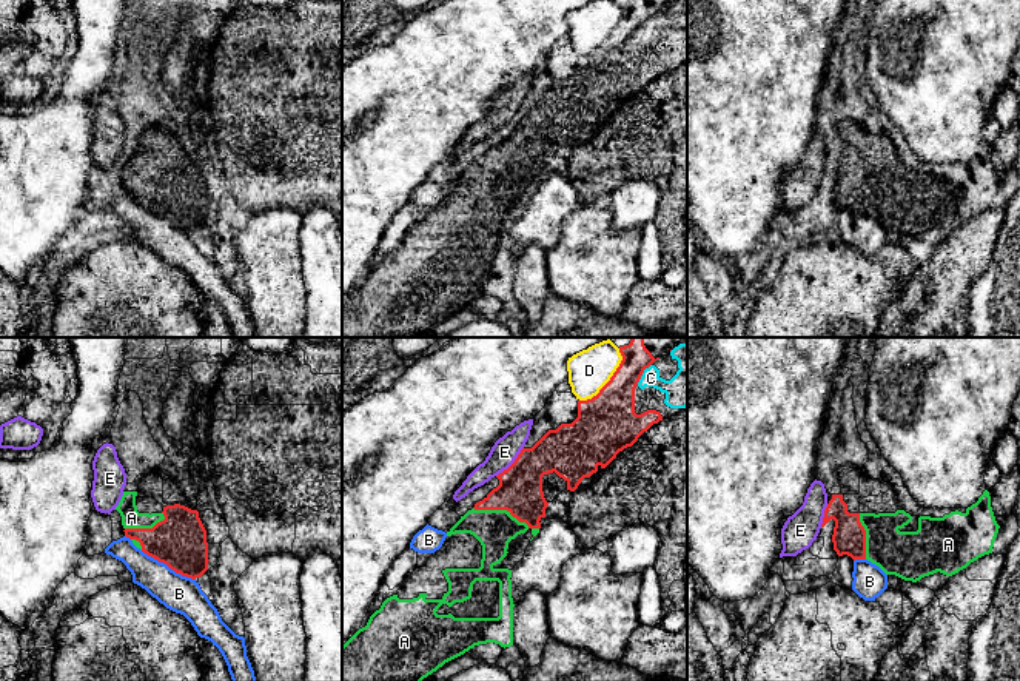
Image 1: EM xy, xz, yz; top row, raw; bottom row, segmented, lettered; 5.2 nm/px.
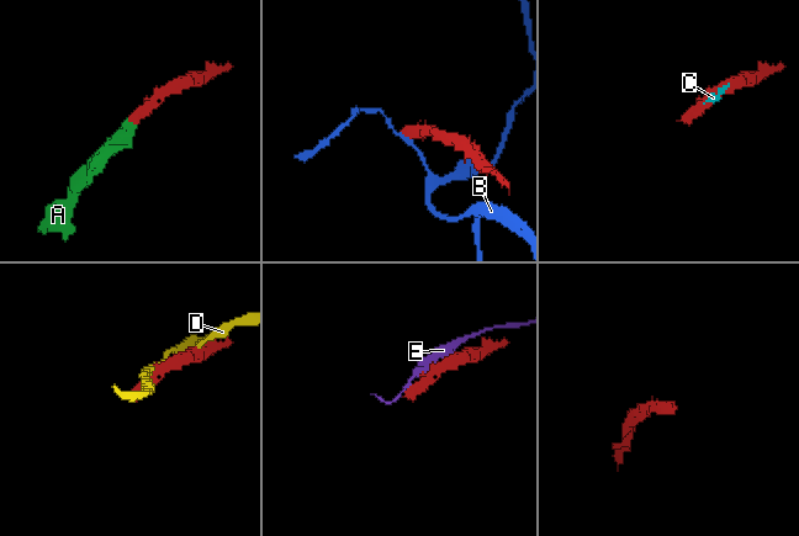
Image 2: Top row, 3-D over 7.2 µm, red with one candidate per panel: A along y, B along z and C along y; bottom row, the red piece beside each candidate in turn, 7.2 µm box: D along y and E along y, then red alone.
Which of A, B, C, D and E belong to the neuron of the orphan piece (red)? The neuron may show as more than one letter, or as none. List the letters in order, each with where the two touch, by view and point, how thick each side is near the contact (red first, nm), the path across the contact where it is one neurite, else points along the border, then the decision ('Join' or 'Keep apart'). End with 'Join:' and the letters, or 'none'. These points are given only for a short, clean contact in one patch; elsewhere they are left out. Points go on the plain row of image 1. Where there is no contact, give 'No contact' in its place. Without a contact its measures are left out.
A: Touches red at xz (501, 164). Thickness 240 nm (red) against 200 nm. Join
B: Touches red at xy (168, 221). Thickness 280 nm (red) against 190 nm. Boundary: xy (140, 205), (194, 234). Keep apart
C: Touches red at xz (641, 30). Thickness 240 nm (red) against 190 nm. Join
D: Touches red at xz (610, 34). Thickness 320 nm (red) against 220 nm. Keep apart
E: Touches red at xz (513, 117). Thickness 240 nm (red) against 140 nm. Boundary: xz (523, 102), (518, 111), (496, 131). Keep apart
Join: A, C

